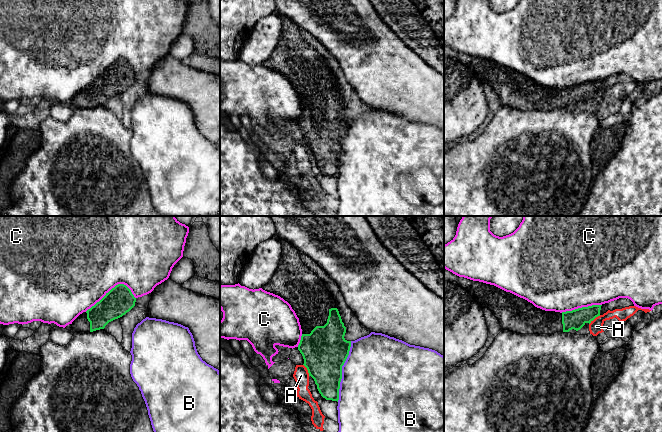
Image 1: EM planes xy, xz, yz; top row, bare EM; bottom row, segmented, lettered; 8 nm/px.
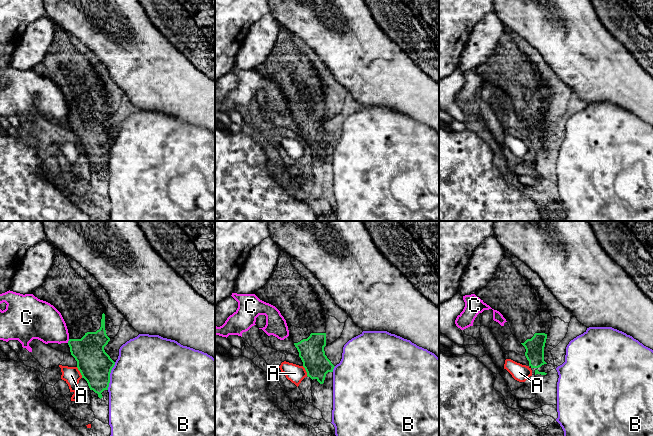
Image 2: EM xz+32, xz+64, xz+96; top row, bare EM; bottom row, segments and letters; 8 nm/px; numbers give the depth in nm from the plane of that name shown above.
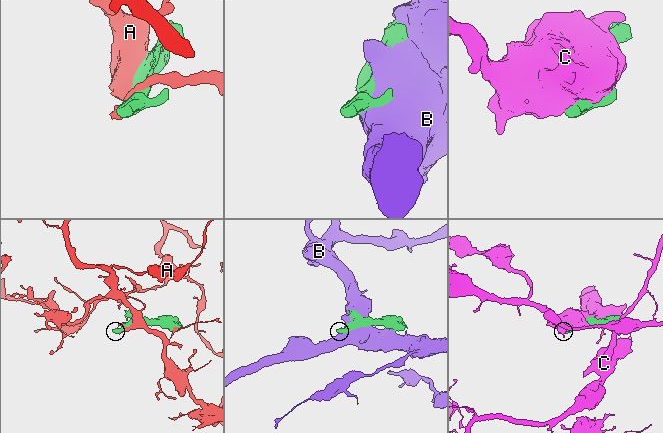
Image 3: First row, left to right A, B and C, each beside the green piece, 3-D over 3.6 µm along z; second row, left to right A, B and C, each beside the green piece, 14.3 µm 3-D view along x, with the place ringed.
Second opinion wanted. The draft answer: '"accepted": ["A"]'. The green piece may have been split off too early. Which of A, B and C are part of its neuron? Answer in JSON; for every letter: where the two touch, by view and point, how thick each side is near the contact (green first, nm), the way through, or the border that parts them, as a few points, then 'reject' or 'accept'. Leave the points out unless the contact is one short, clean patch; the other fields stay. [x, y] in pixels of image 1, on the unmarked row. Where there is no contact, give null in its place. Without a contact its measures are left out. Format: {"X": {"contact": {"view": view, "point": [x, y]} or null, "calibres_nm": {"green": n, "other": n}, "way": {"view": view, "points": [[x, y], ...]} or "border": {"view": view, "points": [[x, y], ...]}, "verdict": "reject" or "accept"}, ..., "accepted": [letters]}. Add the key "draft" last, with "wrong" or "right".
{"A": {"contact": {"view": "yz", "point": [594, 94]}, "calibres_nm": {"green": 160, "other": 110}, "verdict": "reject"}, "B": {"contact": {"view": "xz", "point": [341, 147]}, "calibres_nm": {"green": 360, "other": 480}, "verdict": "reject"}, "C": {"contact": {"view": "xy", "point": [112, 64]}, "calibres_nm": {"green": 220, "other": 500}, "verdict": "reject"}, "accepted": [], "draft": "wrong"}

